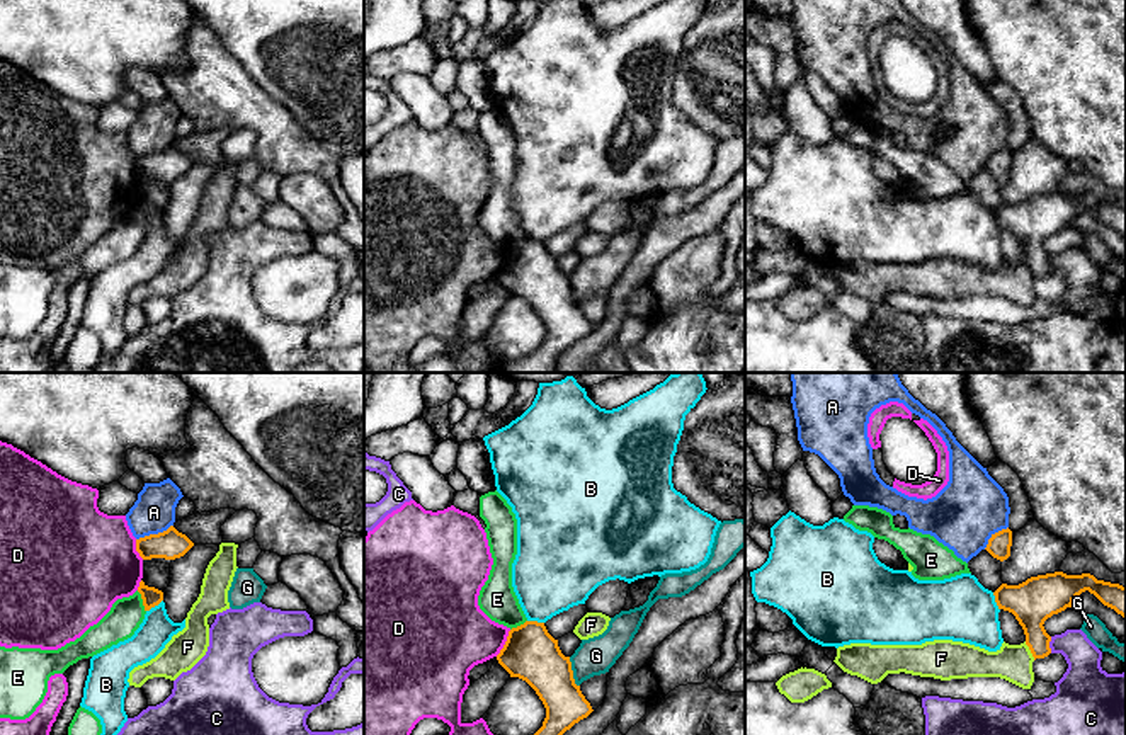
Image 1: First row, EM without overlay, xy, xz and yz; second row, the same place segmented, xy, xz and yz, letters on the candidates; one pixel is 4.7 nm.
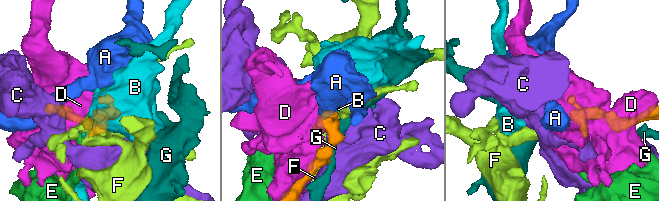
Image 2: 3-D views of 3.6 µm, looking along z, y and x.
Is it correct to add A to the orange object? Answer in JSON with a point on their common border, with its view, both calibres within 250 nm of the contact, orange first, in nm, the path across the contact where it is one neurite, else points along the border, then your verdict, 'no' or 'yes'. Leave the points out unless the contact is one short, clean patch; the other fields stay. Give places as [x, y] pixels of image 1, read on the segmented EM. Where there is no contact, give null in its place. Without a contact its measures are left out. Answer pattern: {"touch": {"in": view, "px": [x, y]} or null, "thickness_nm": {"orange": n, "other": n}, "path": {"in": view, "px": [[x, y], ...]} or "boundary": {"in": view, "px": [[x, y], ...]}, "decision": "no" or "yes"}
{"touch": {"in": "xy", "px": [153, 535]}, "thickness_nm": {"orange": 140, "other": 200}, "boundary": {"in": "xy", "px": [[172, 524], [136, 540]]}, "decision": "no"}

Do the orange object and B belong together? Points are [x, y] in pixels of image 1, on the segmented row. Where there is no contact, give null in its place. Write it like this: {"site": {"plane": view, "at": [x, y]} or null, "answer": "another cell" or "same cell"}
{"site": {"plane": "yz", "at": [995, 601]}, "answer": "another cell"}

